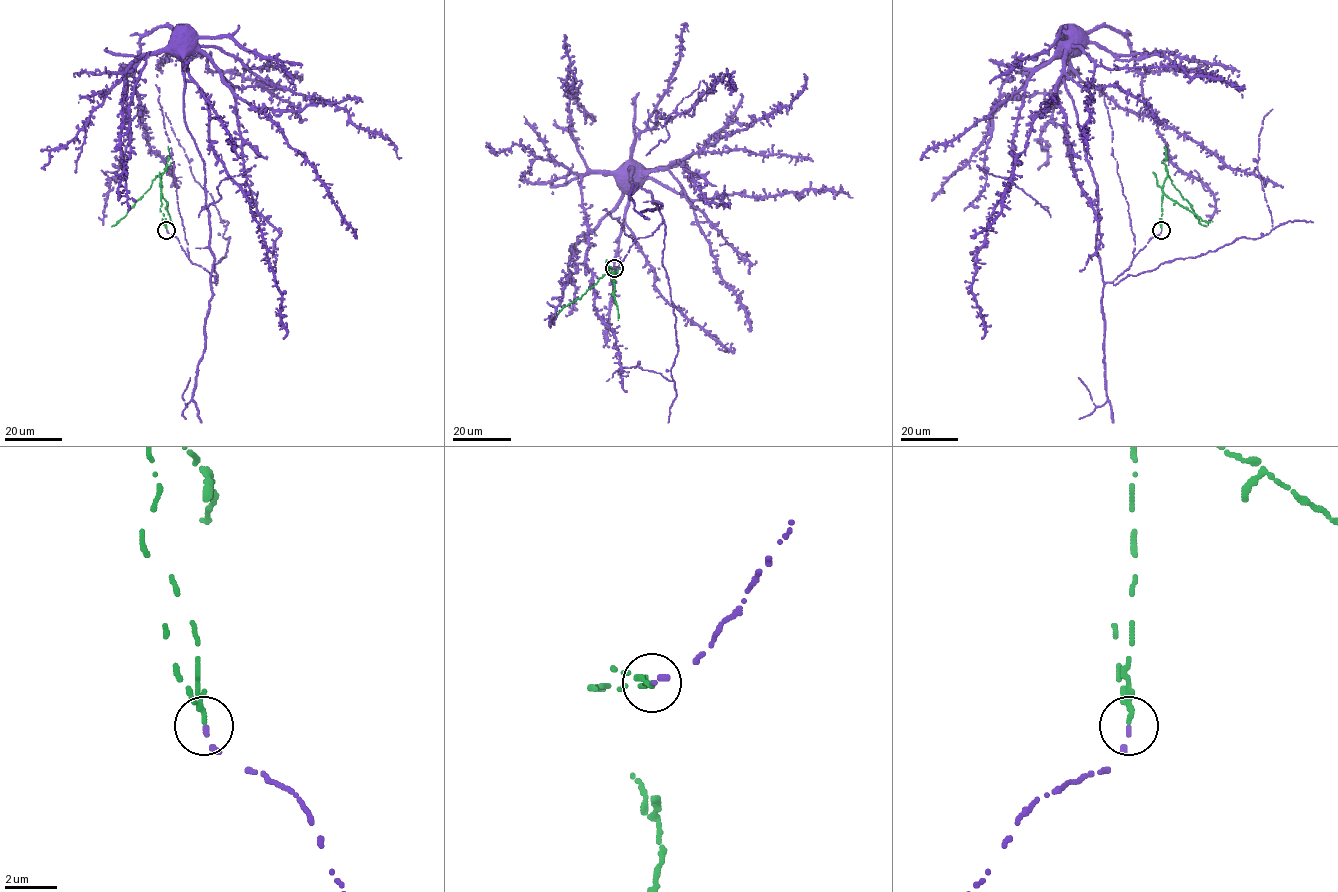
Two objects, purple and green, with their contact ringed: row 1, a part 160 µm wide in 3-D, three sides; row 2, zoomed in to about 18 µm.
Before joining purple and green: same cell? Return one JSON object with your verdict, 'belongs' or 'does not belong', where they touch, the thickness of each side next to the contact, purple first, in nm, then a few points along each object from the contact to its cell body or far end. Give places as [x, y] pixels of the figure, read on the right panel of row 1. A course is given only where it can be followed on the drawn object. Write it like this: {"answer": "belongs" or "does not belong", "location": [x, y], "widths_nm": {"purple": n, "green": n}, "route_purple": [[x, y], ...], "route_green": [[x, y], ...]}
{"answer": "does not belong", "location": [1161, 230], "widths_nm": {"purple": 170, "green": 180}, "route_purple": [[1161, 230], [1105, 283], [1097, 184], [1064, 59], [1052, 57], [1025, 85], [1010, 184], [977, 253], [982, 339]], "route_green": [[1161, 229], [1161, 188], [1167, 173], [1190, 204], [1194, 216], [1206, 226]]}

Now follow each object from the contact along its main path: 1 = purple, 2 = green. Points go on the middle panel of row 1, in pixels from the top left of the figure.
1: (613, 268), (663, 218), (631, 179), (634, 138), (717, 79), (732, 85)
2: (613, 268), (607, 268), (608, 274), (557, 314)

